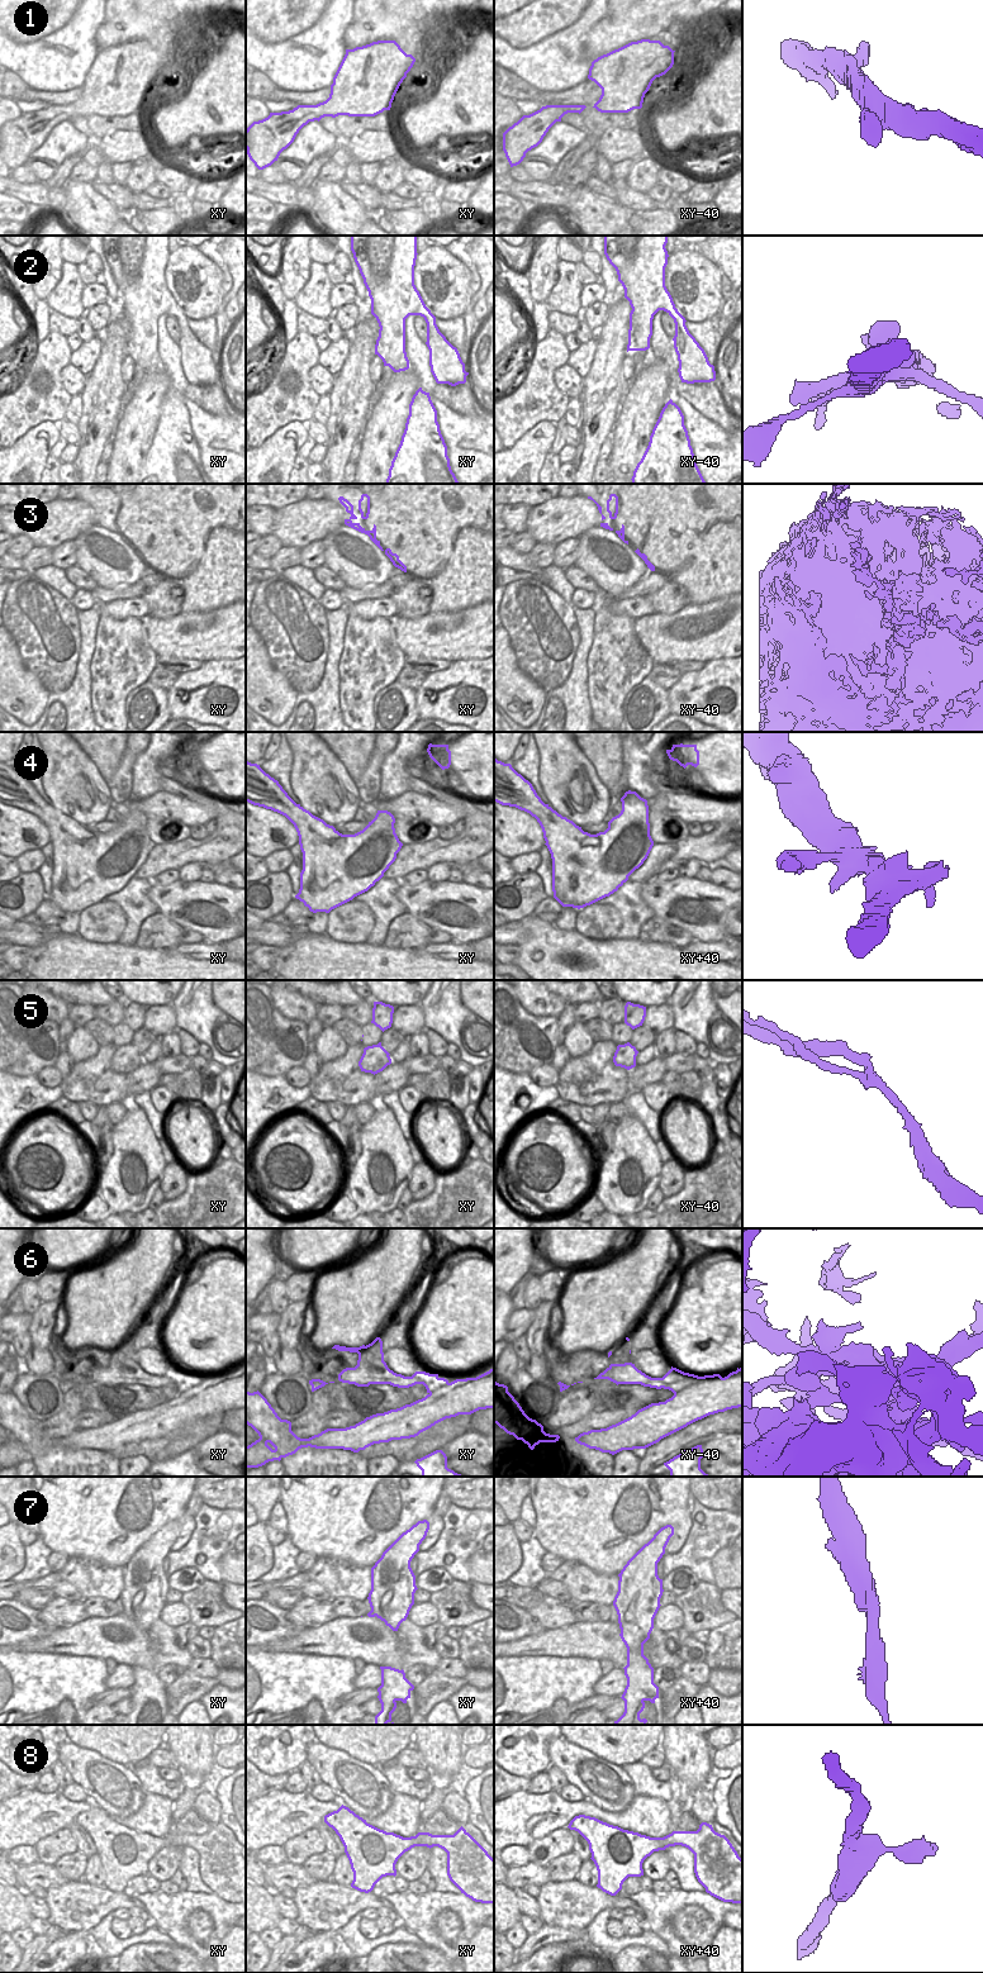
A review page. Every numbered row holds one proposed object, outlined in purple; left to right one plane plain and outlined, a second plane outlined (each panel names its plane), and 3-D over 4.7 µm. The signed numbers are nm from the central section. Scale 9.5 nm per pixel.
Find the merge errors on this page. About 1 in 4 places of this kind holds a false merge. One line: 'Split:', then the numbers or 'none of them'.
Split: 2, 5, 6

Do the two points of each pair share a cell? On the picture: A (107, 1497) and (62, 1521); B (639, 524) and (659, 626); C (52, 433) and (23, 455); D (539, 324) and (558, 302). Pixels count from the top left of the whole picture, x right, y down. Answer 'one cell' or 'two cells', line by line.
A: one cell
B: two cells
C: one cell
D: two cells

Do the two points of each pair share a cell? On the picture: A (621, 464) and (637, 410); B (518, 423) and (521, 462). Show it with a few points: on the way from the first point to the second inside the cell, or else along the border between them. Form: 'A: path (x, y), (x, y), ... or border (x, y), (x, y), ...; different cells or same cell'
A: path (627, 451), (631, 432), (636, 423); same cell
B: border (545, 422), (537, 422), (507, 448); different cells

